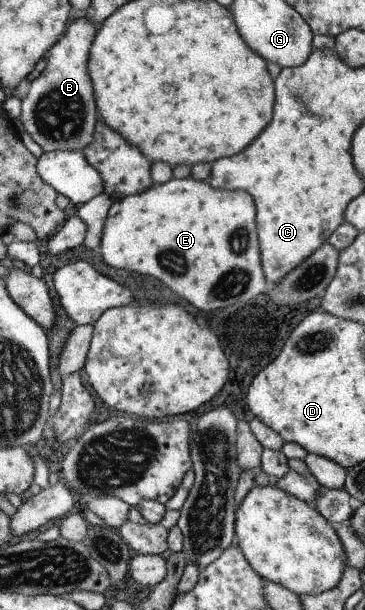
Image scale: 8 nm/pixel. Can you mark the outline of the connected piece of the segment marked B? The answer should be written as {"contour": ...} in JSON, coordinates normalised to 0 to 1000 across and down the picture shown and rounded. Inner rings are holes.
{"contour":[[[219,26],[197,33],[175,62],[140,80],[126,113],[101,130],[79,134],[60,152],[52,197],[121,251],[219,248],[255,231],[271,190],[238,116],[238,93],[266,48],[236,28]]]}

